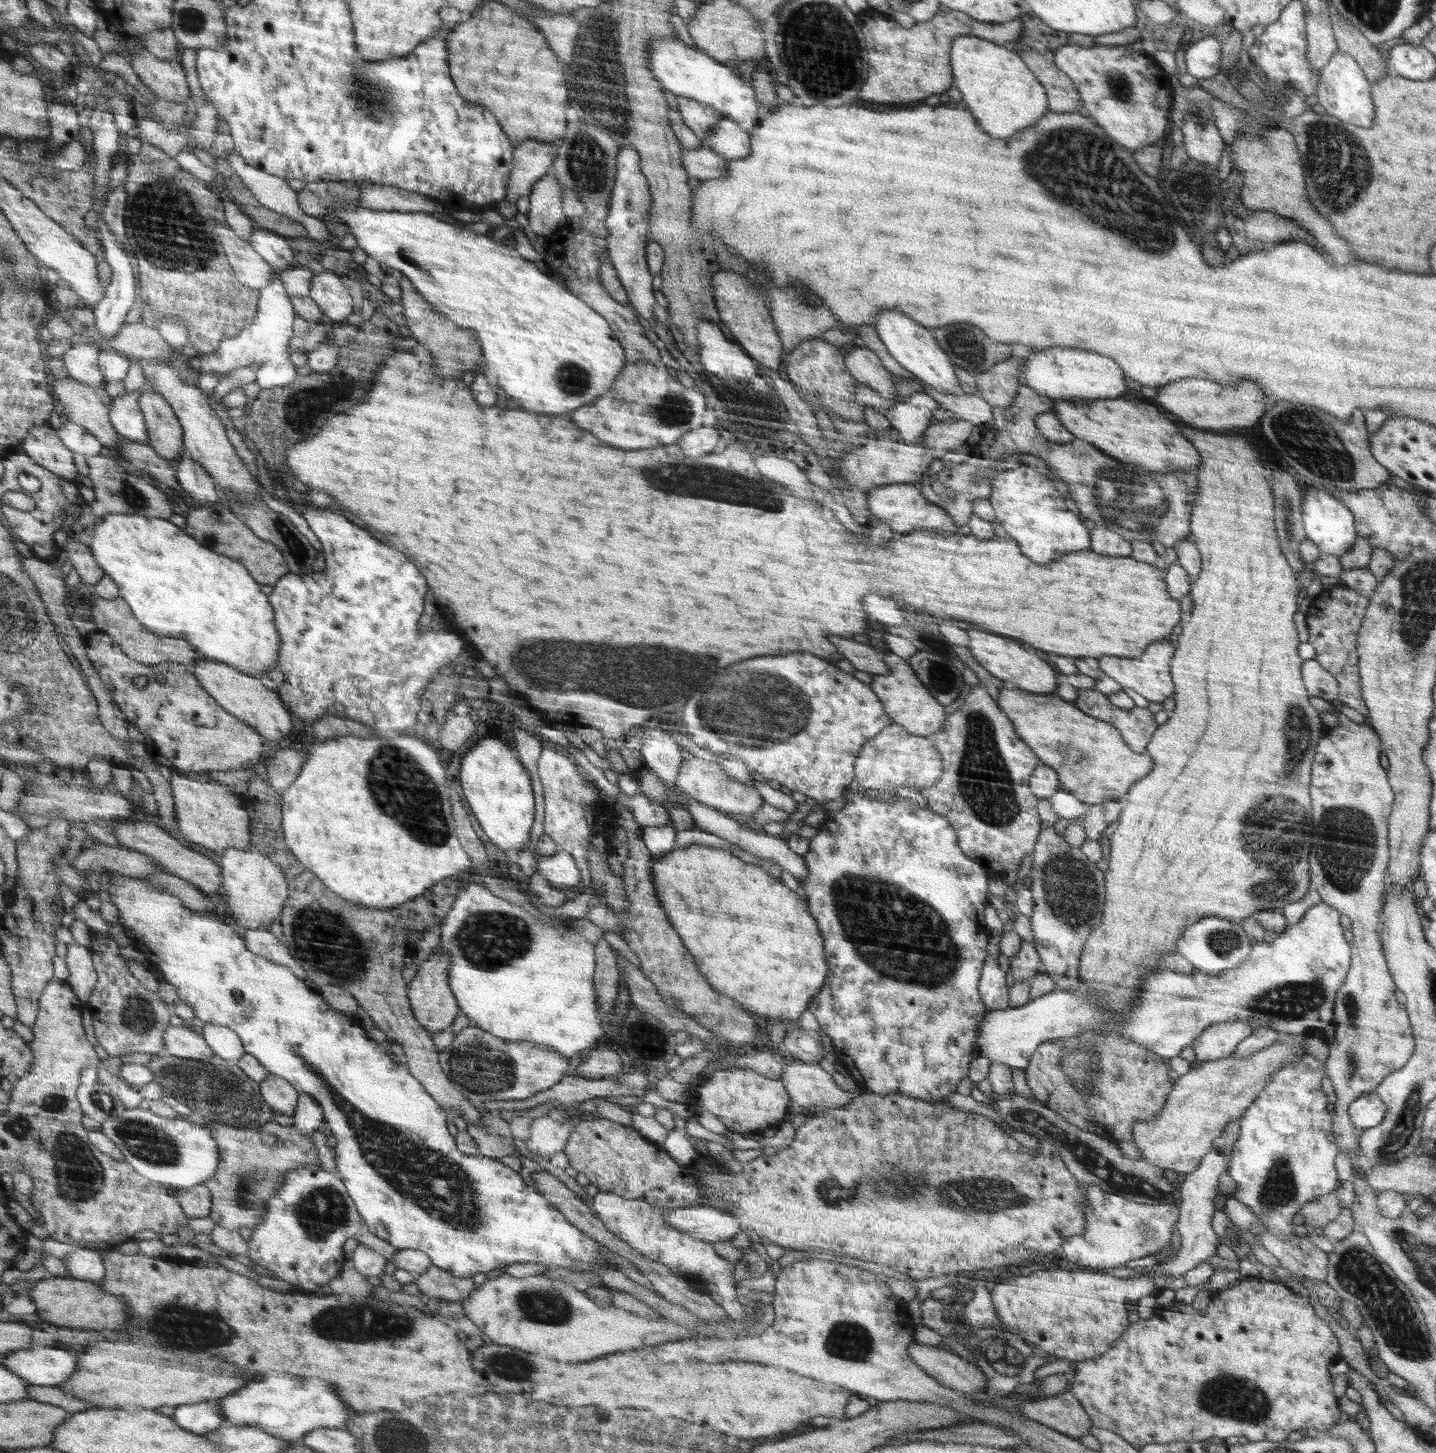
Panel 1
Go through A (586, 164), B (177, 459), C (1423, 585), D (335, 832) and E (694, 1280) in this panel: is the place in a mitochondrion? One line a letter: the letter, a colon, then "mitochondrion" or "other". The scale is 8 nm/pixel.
A: mitochondrion
B: other
C: mitochondrion
D: other
E: other

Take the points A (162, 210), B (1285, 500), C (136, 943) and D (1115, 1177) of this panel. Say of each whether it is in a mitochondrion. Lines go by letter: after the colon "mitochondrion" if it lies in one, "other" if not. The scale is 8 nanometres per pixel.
A: mitochondrion
B: mitochondrion
C: other
D: mitochondrion

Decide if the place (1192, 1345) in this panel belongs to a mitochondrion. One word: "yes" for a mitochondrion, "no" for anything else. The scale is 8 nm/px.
no

